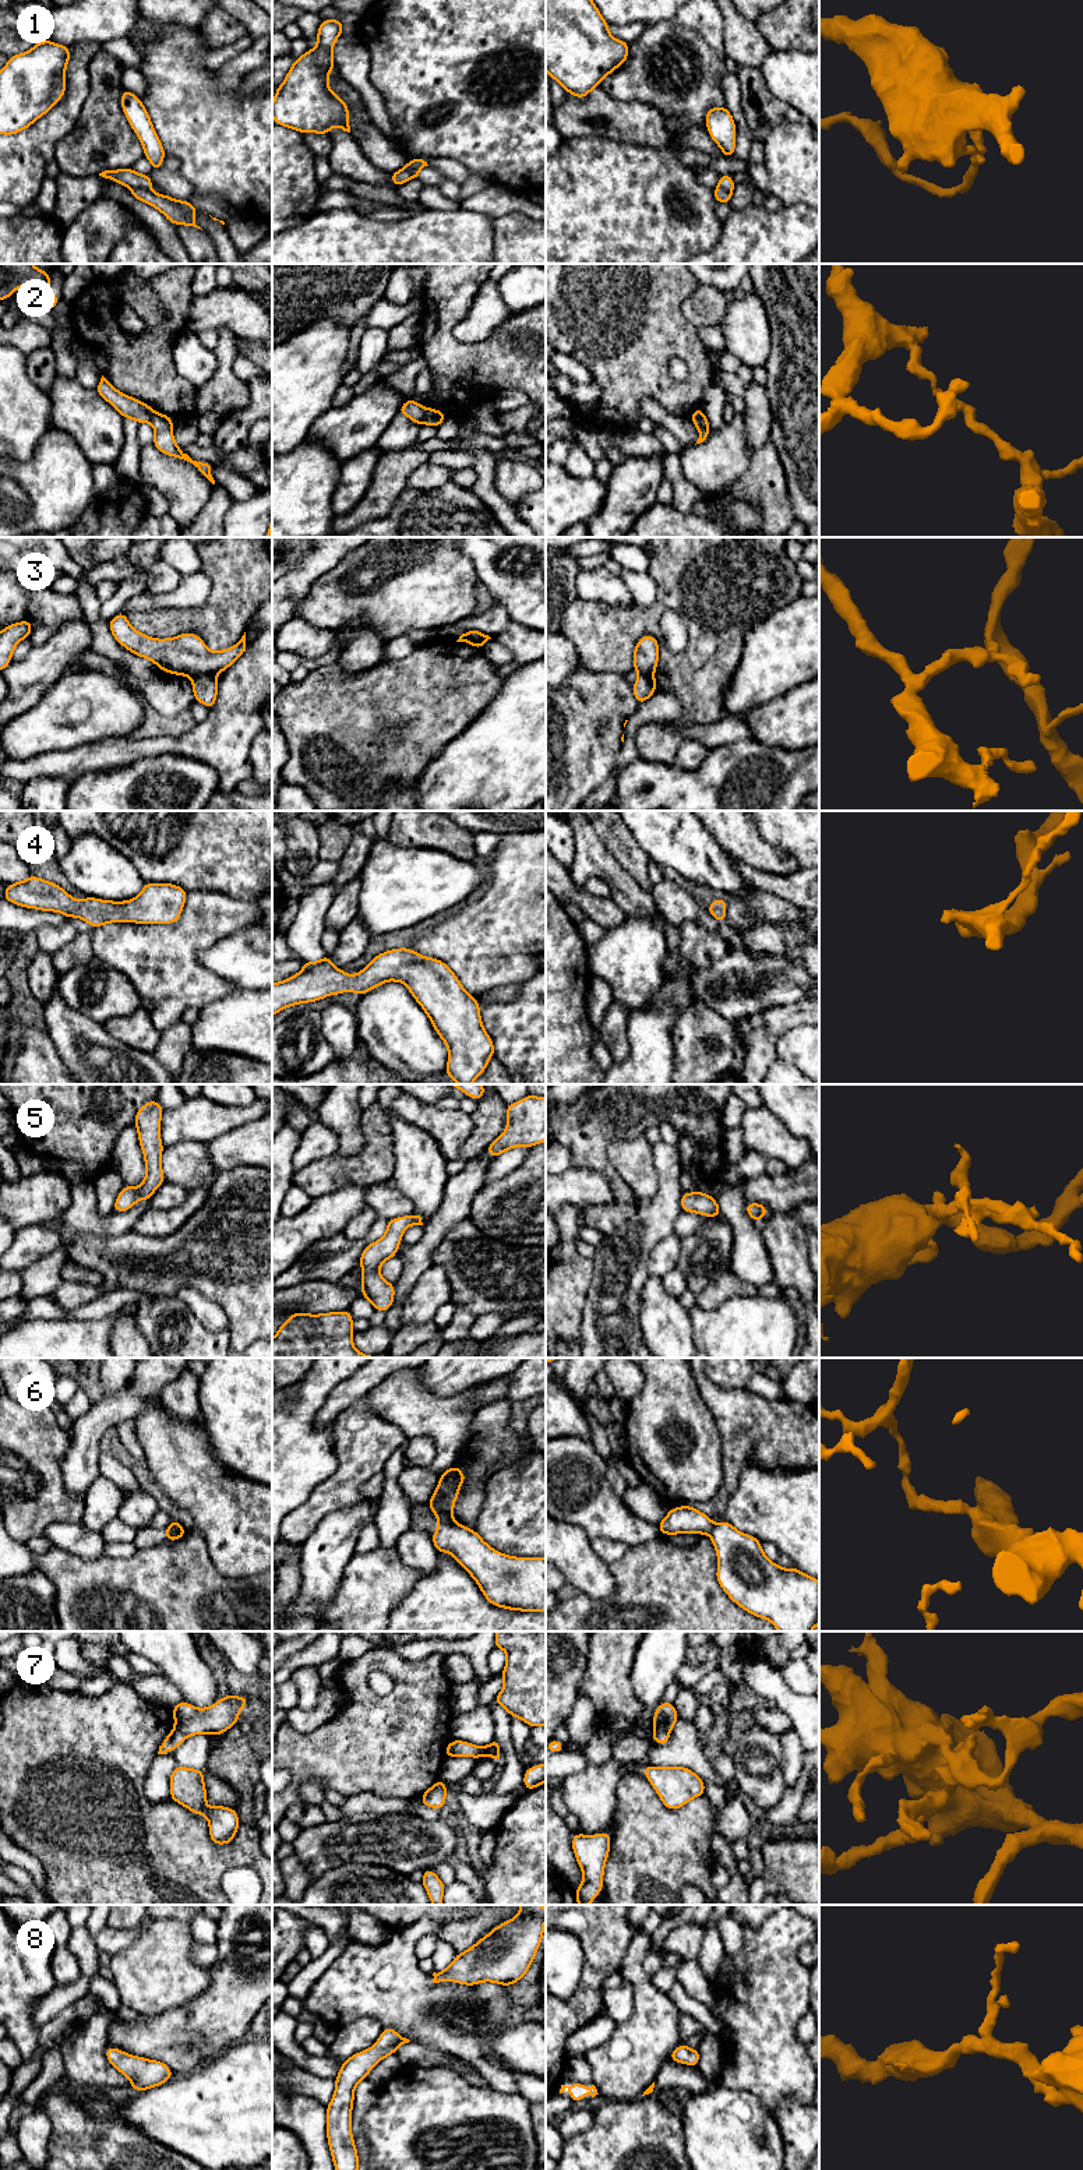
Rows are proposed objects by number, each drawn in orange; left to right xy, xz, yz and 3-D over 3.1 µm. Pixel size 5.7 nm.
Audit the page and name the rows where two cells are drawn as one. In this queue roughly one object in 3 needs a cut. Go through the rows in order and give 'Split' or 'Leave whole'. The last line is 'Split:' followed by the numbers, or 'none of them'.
1: Split
2: Split
3: Split
4: Leave whole
5: Leave whole
6: Split
7: Split
8: Leave whole
Split: 1, 2, 3, 6, 7

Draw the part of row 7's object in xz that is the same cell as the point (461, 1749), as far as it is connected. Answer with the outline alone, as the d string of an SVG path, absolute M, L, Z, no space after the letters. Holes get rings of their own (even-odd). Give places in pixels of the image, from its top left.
M454 1740L454 1754L452 1754L452 1757L481 1758L484 1756L500 1760L500 1746L498 1746L498 1743L493 1742L487 1746L479 1747L479 1746L475 1746L469 1742Z

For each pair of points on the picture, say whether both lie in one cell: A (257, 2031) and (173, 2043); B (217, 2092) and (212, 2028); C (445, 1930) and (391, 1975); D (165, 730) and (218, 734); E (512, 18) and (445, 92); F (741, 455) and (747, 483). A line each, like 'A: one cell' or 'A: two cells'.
A: two cells
B: two cells
C: two cells
D: two cells
E: one cell
F: two cells

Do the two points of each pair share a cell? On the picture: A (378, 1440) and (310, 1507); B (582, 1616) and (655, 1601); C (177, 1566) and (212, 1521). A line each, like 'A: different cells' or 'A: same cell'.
A: same cell
B: same cell
C: different cells

